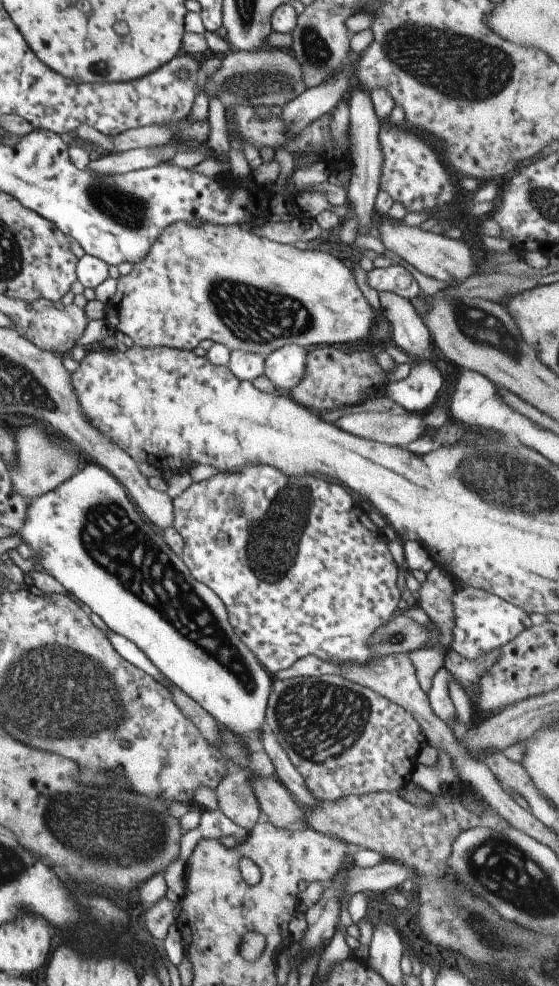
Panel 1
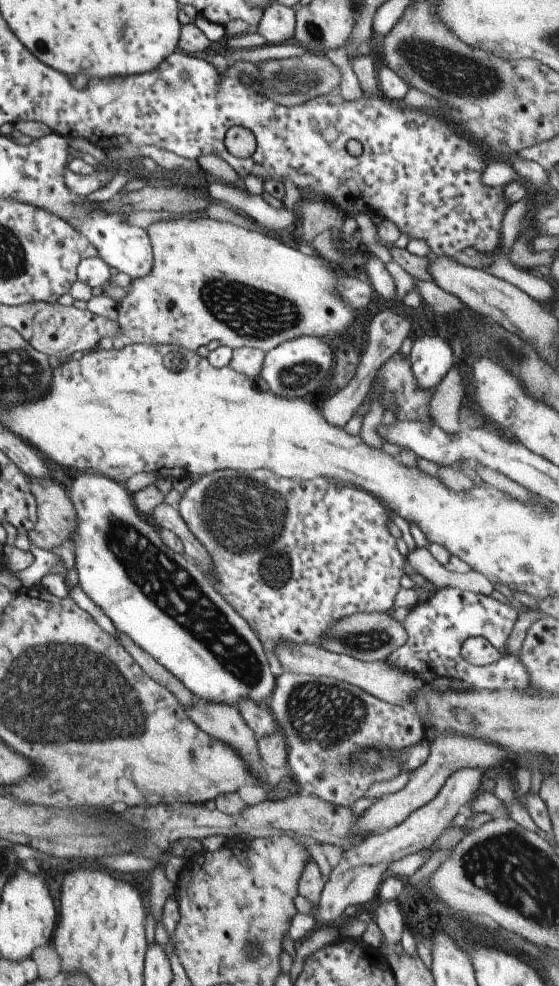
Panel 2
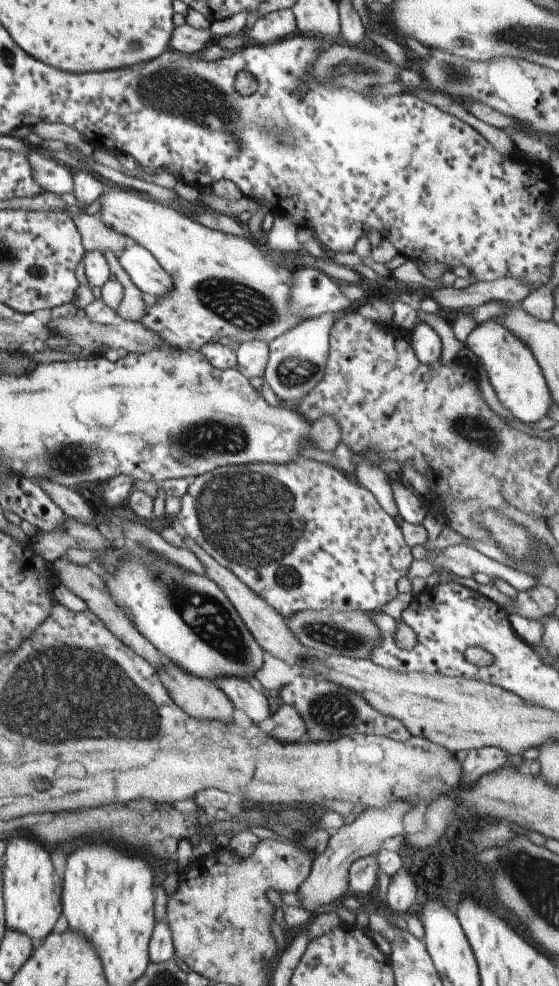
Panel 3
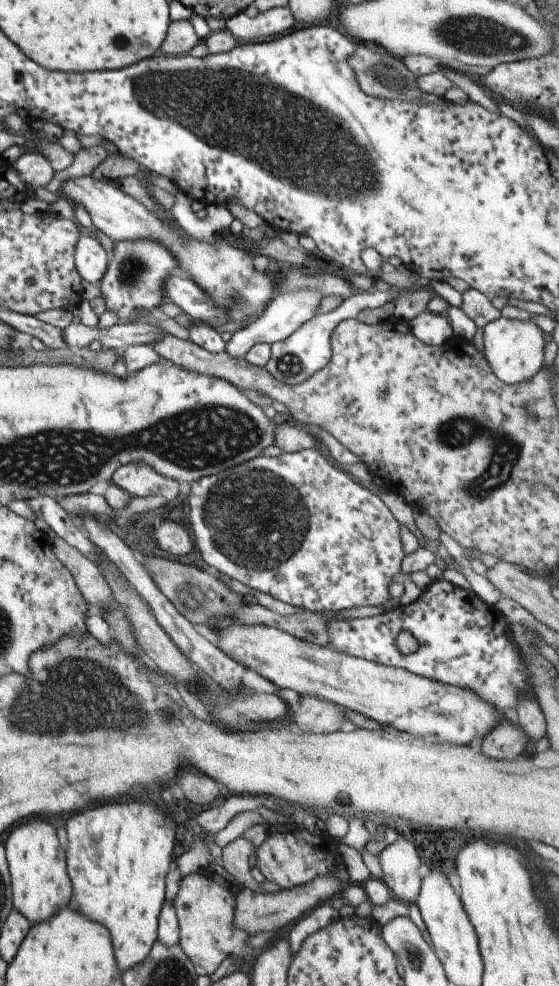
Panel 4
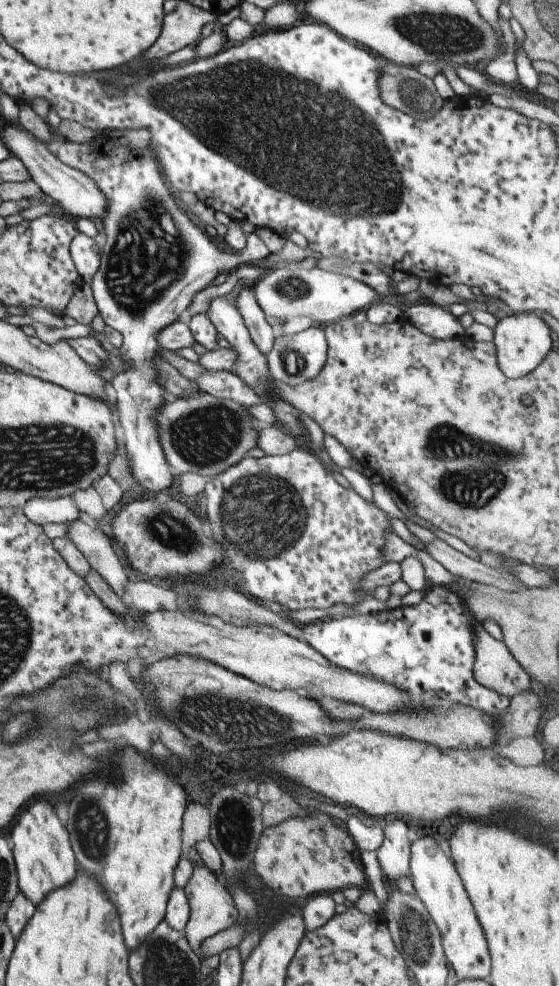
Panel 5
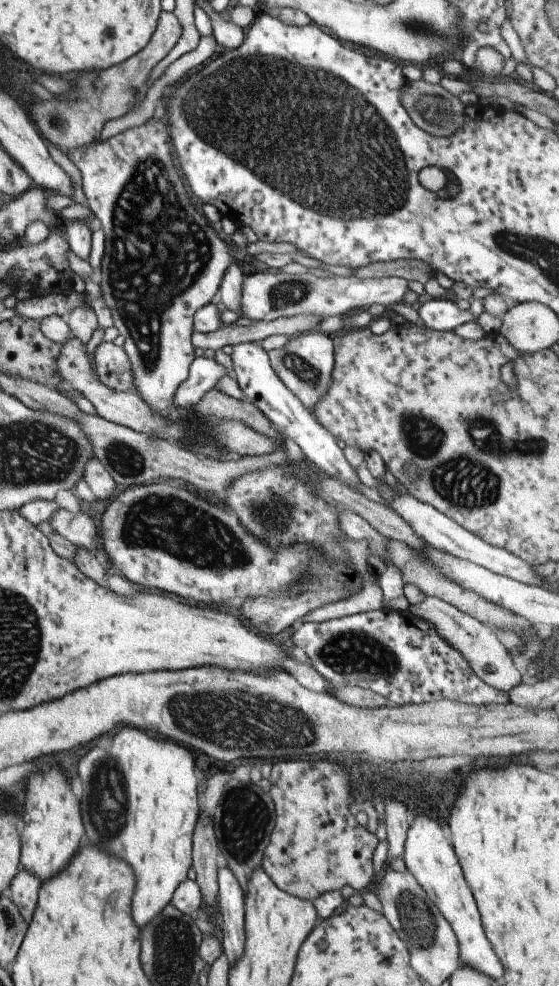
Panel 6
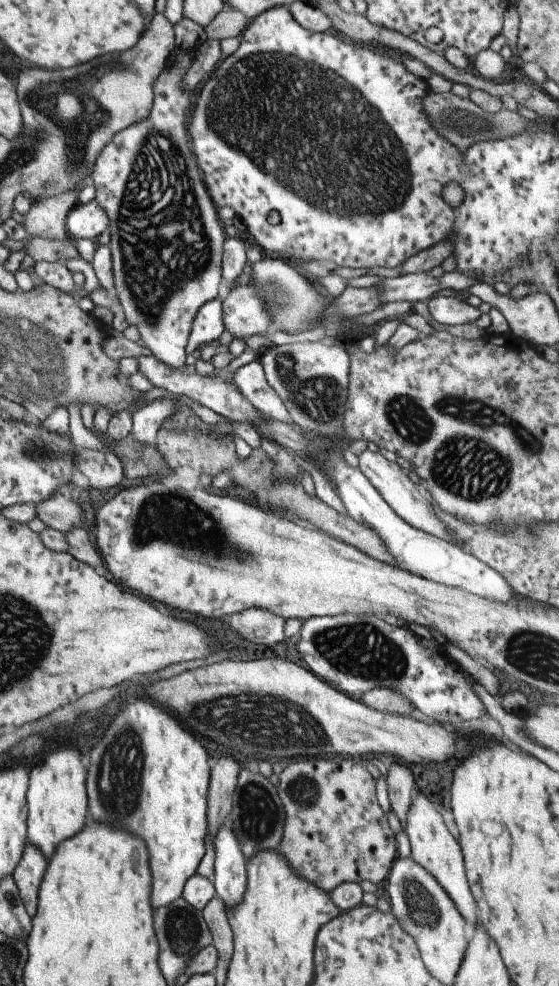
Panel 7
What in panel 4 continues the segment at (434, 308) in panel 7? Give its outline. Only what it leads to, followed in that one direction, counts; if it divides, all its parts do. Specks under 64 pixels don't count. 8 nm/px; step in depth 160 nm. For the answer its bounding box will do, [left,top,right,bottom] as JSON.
[409,312,454,346]

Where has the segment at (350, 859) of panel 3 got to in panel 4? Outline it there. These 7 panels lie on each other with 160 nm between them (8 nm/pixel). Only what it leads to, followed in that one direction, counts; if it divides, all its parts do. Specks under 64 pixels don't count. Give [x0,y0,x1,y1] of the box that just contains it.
[234,877,342,935]

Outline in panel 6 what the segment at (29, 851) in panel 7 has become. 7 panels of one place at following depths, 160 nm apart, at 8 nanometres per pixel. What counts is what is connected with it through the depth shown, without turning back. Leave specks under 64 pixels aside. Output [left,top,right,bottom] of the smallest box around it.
[8,867,41,923]

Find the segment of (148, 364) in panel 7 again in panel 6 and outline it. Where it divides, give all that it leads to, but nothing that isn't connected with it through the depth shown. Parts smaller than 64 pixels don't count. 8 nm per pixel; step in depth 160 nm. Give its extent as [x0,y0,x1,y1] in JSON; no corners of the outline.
[96,342,136,391]

